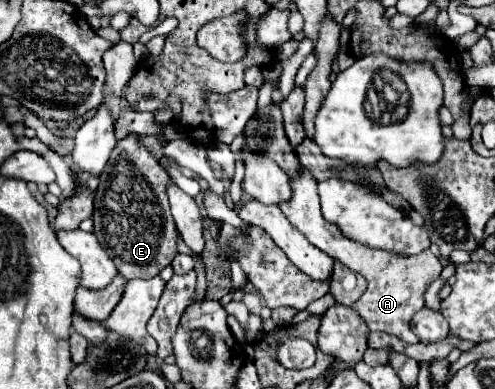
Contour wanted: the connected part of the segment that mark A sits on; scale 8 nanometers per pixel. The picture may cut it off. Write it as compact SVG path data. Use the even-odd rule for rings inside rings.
M303 171L299 177L291 179L291 189L293 189L291 201L279 205L283 215L289 219L289 223L297 227L301 233L305 233L305 237L313 247L321 249L331 259L343 263L351 271L365 277L367 289L361 295L361 299L353 303L353 309L361 313L369 331L385 331L389 335L399 337L405 343L419 343L409 323L411 323L411 317L425 305L423 295L427 285L441 275L443 265L439 263L439 259L431 253L430 249L421 251L419 255L413 255L413 257L395 257L391 253L381 253L379 249L367 249L363 245L357 245L355 241L343 237L339 229L335 229L323 219L319 209L317 181L309 173Z

